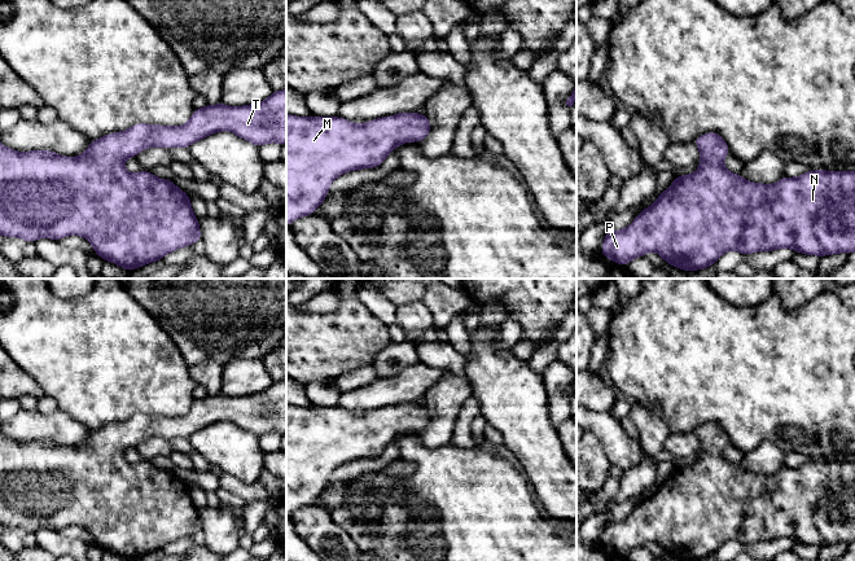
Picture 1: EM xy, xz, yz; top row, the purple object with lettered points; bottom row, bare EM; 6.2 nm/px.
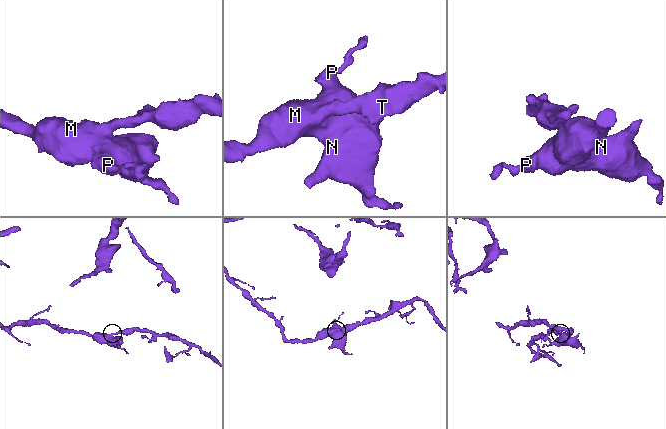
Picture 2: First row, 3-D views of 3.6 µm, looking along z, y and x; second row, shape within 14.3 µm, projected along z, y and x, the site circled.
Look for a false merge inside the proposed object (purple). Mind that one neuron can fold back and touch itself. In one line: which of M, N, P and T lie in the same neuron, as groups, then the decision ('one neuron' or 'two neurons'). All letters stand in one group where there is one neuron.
M N P T; one neuron

